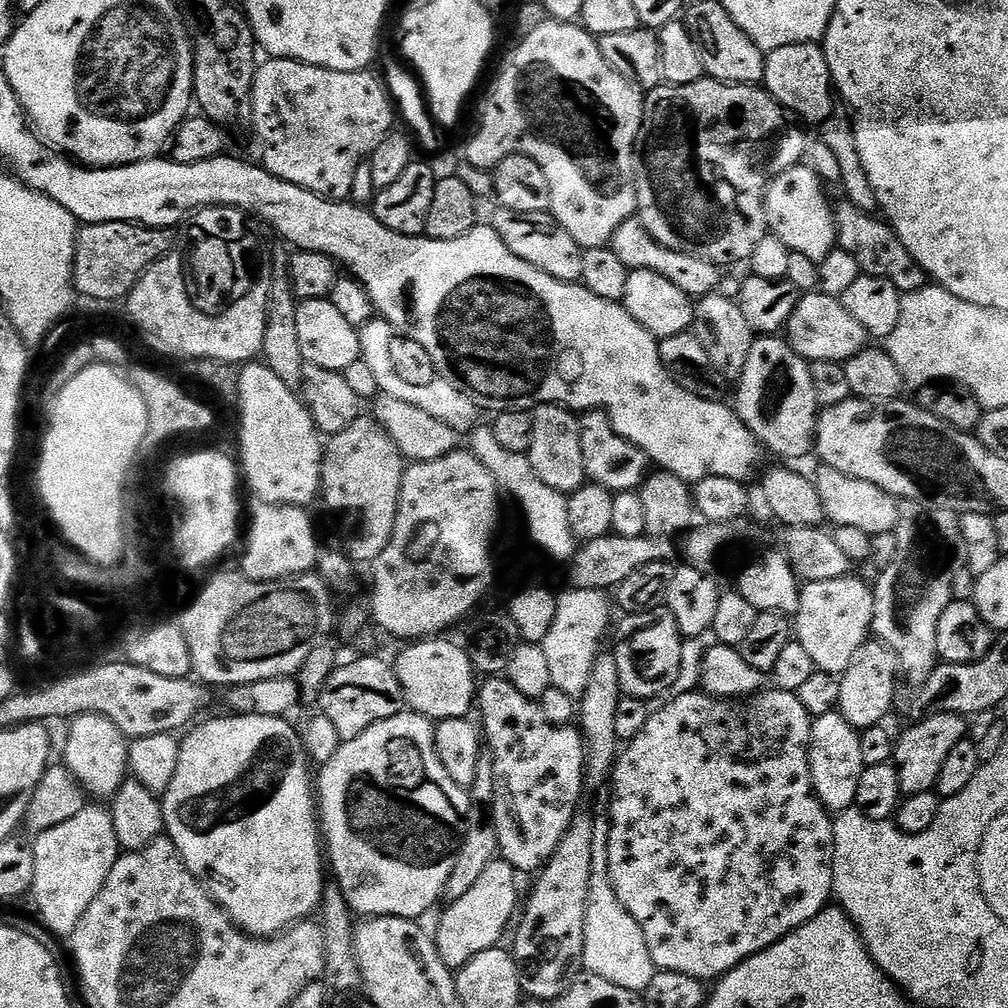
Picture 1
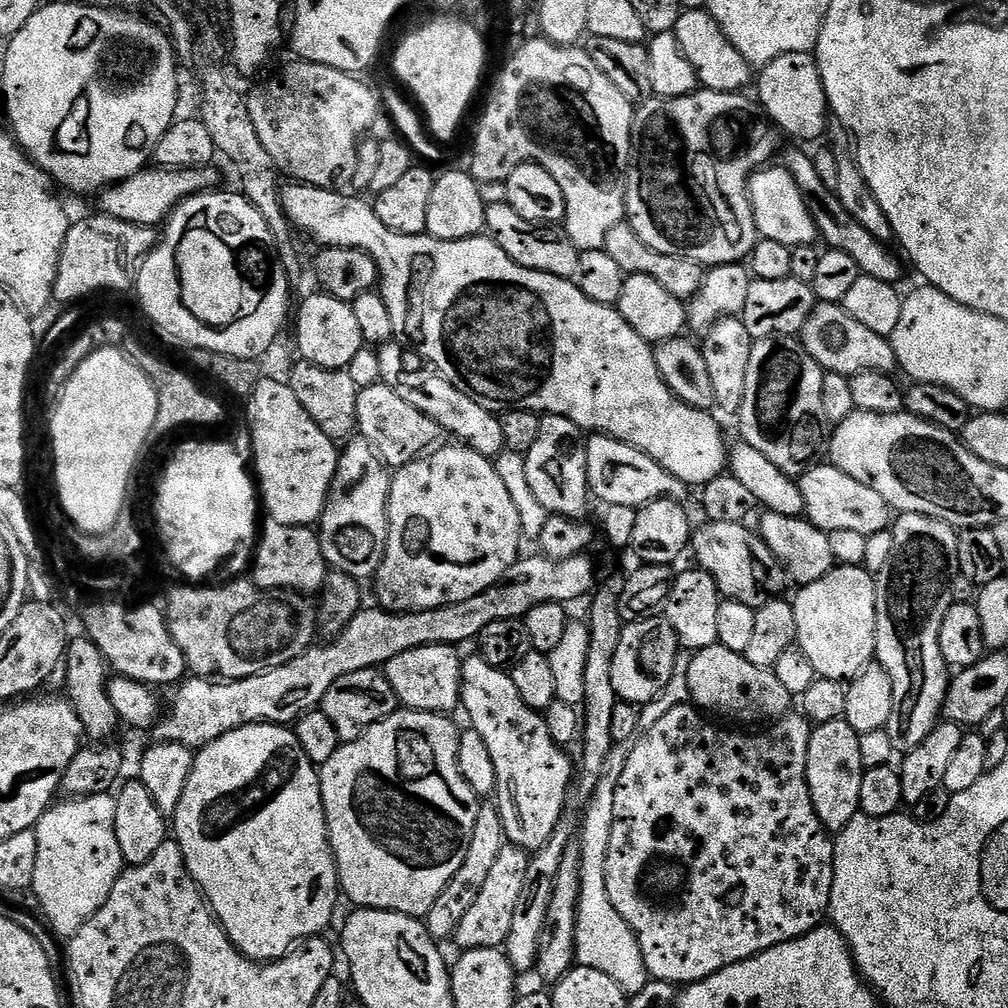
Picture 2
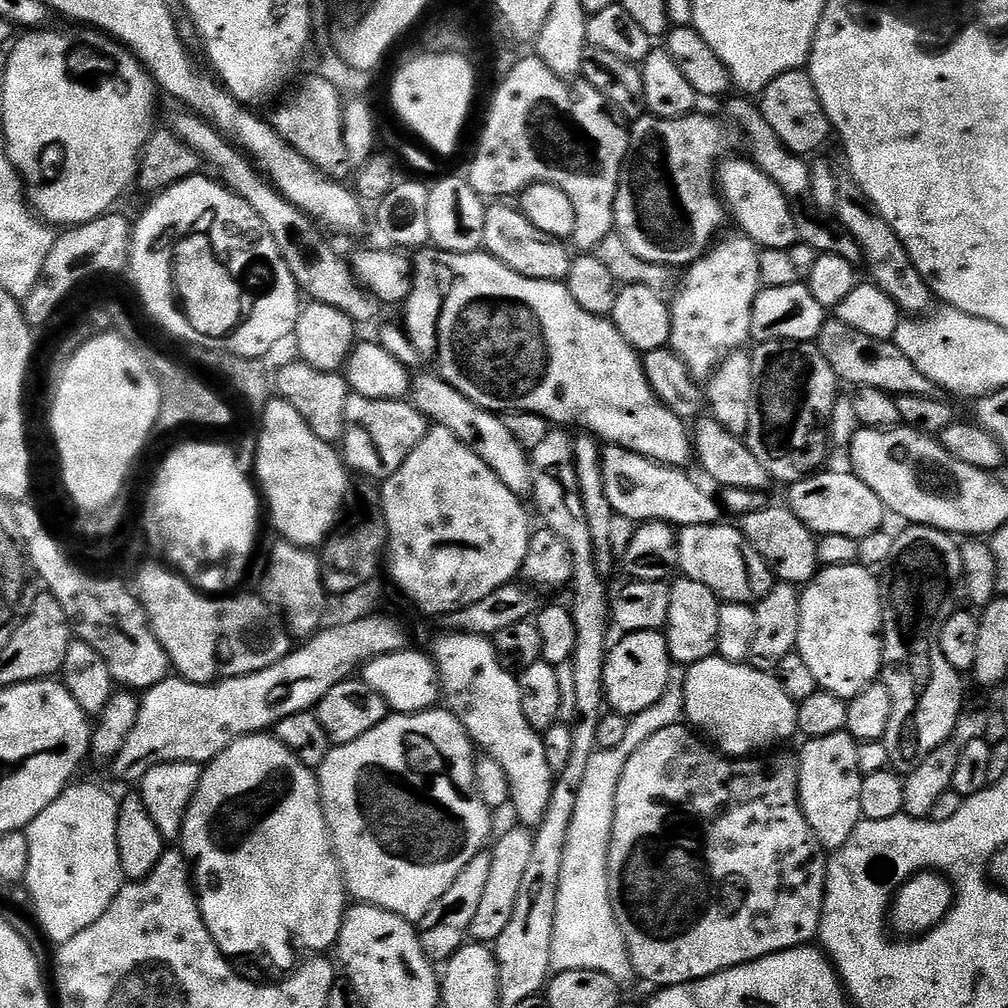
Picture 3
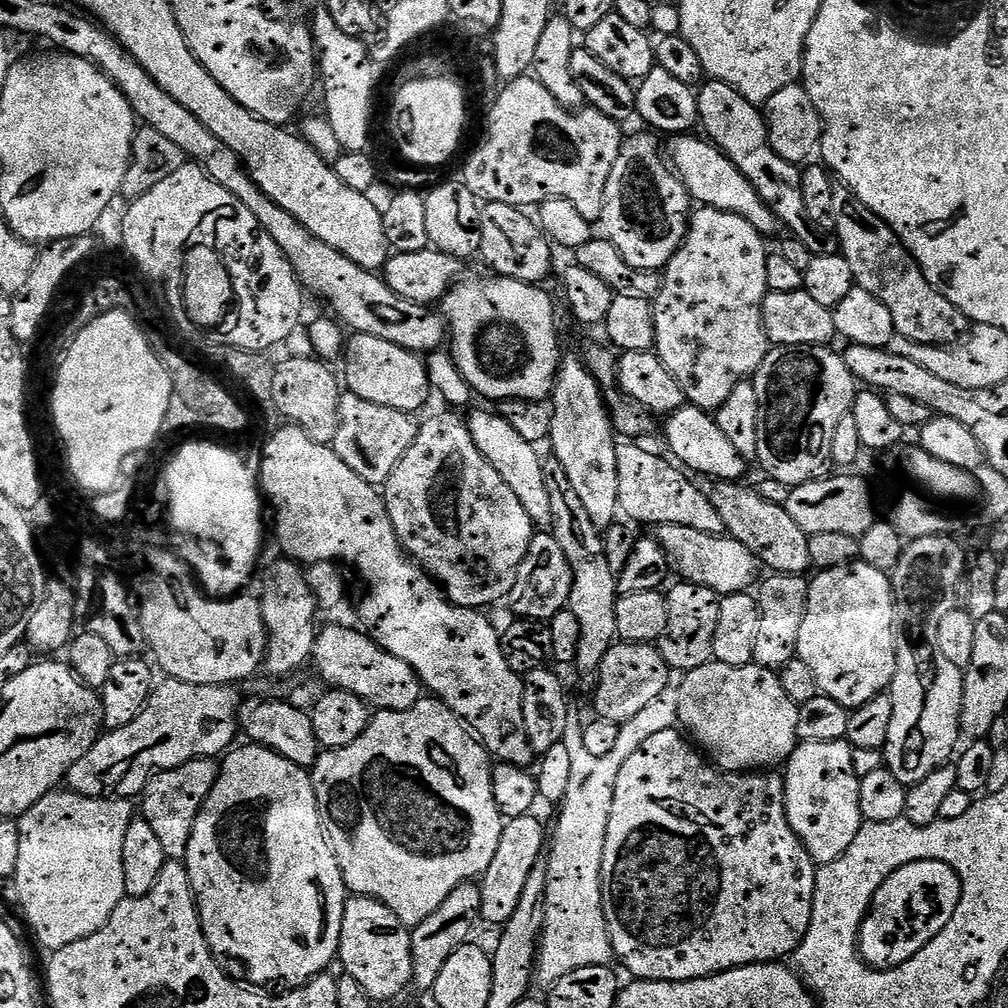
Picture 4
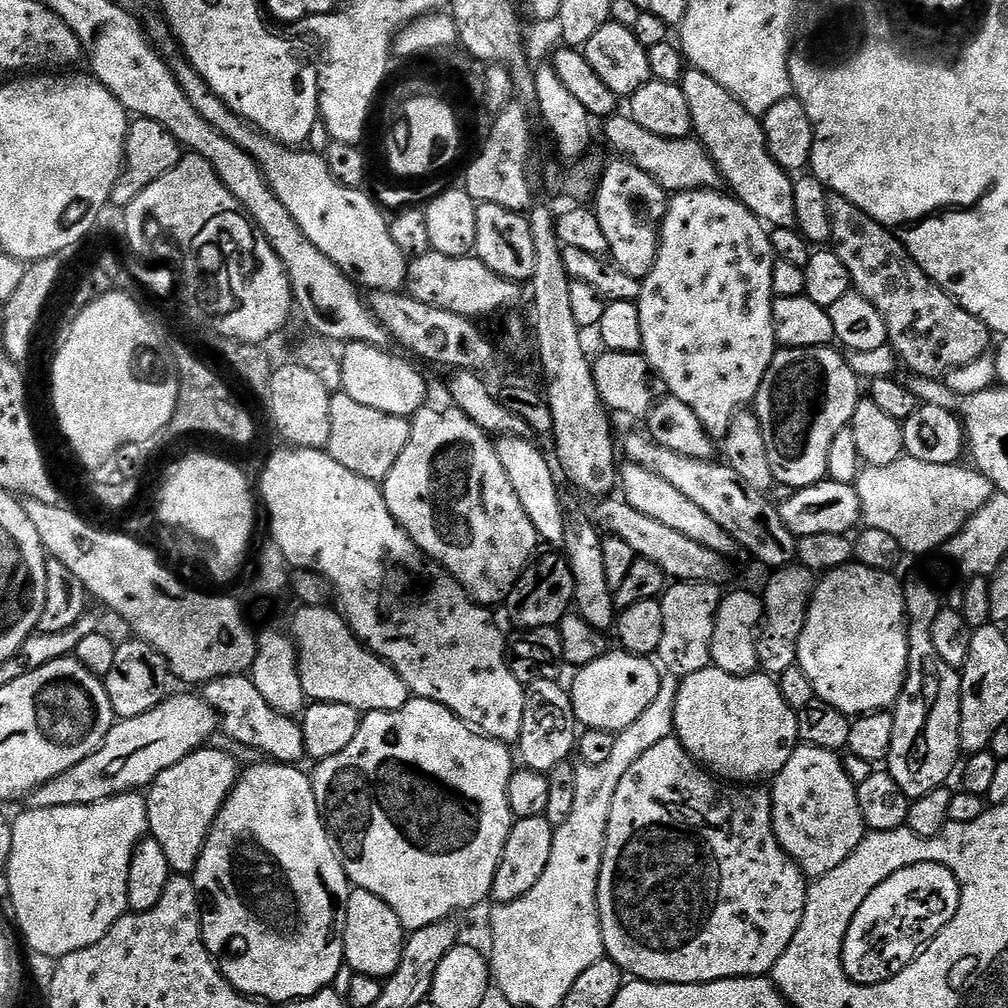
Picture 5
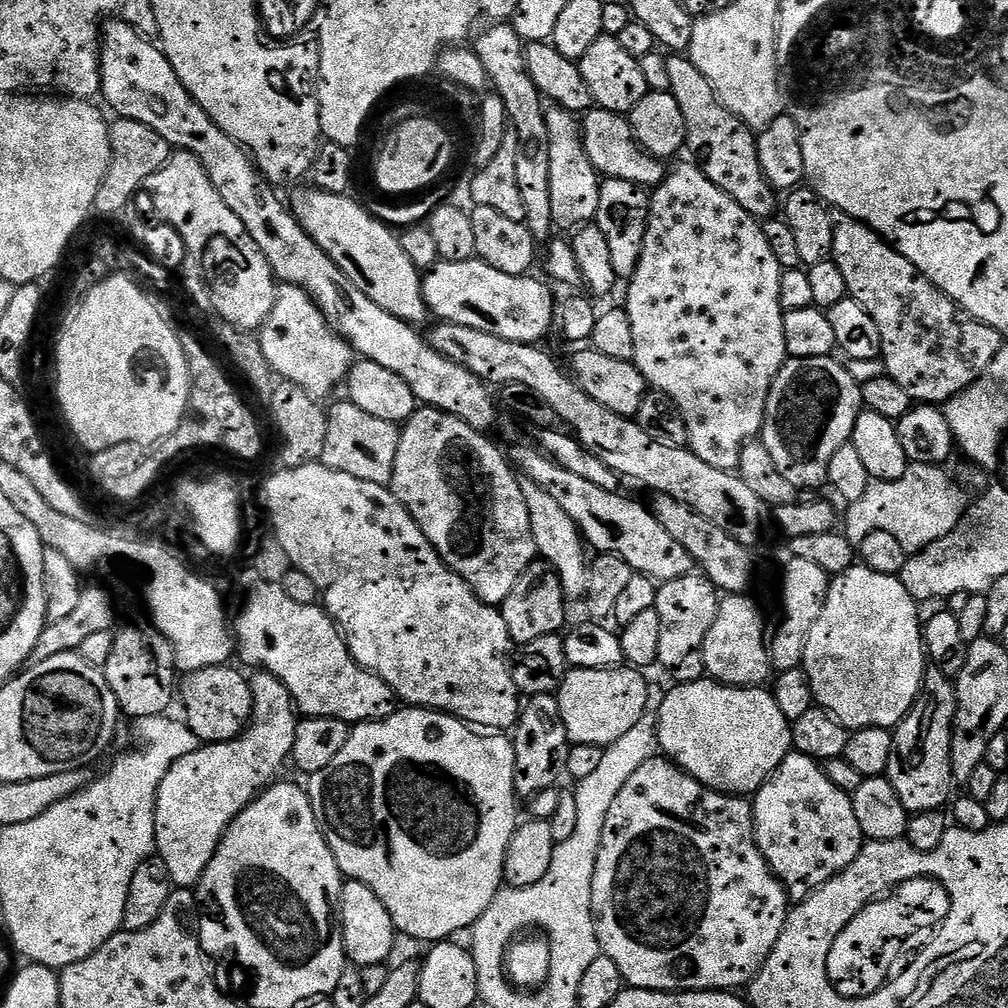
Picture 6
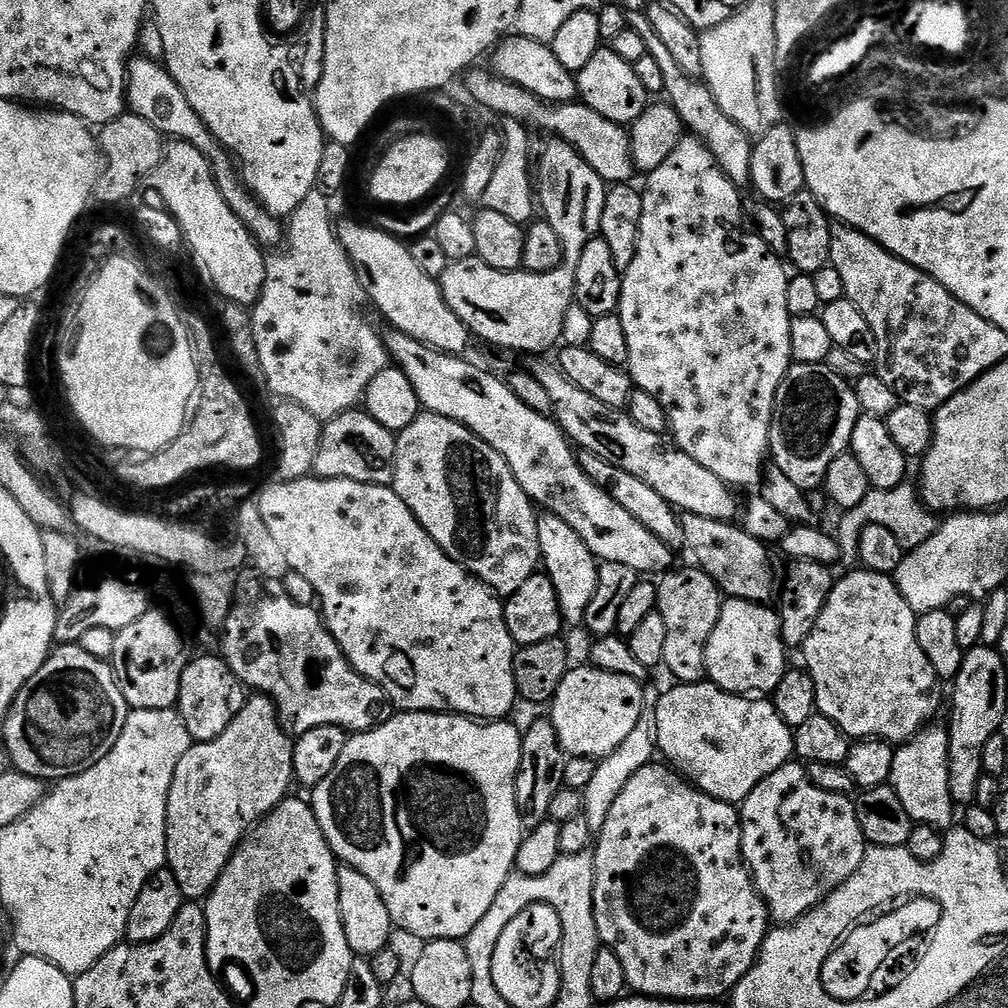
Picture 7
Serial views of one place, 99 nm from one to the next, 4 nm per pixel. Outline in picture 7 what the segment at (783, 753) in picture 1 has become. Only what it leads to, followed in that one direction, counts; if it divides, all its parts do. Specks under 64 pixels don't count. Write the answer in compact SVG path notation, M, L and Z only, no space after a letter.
M653 762L646 765L642 770L638 770L638 774L630 778L630 782L626 782L622 794L614 798L614 806L610 806L610 814L606 814L606 822L595 837L594 890L592 891L594 922L598 926L601 945L609 948L614 954L618 954L618 962L622 962L622 970L626 970L626 982L633 993L651 996L658 1000L694 1000L697 1002L716 1000L719 996L727 997L732 989L738 986L738 982L742 982L744 975L756 965L762 942L770 931L768 907L758 894L748 865L744 863L739 807L701 792L681 773L659 763Z

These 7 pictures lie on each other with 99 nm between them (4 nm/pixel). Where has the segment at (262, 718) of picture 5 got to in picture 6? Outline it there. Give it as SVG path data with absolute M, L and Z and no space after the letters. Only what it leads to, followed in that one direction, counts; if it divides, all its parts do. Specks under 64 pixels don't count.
M219 664L187 673L178 684L178 700L184 703L183 719L204 744L235 740L253 719L252 685L249 677L228 664Z

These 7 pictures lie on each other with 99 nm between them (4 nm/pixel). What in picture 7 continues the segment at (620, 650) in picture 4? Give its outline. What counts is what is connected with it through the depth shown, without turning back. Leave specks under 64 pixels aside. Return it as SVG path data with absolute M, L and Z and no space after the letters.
M591 666L573 667L562 678L554 698L550 701L550 709L552 708L550 719L558 734L562 750L568 756L585 756L591 760L609 756L614 750L618 750L618 746L626 742L634 726L638 726L638 718L642 718L645 691L645 685L632 676L614 674Z

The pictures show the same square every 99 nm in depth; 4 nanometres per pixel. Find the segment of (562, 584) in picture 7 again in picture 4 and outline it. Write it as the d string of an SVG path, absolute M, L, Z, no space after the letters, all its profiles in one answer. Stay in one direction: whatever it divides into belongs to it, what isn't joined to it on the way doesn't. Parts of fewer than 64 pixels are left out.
M499 411L476 412L473 416L467 417L470 438L474 438L474 446L502 474L502 482L518 494L526 514L530 514L533 525L548 530L552 527L552 507L550 506L550 490L546 490L546 478L544 477L544 460L539 456L537 445L526 442L506 418L500 416Z

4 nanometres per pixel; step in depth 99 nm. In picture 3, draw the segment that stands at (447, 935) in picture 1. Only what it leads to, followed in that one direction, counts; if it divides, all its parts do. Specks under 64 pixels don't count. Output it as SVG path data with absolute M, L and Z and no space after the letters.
M515 827L509 832L502 833L501 836L499 833L490 848L492 854L490 879L478 905L474 922L470 922L470 930L468 931L469 937L478 944L495 945L498 934L502 934L502 930L506 930L506 925L510 923L510 917L514 915L514 905L518 903L518 893L522 886L524 871L527 869L534 842L532 841L532 832L527 827Z

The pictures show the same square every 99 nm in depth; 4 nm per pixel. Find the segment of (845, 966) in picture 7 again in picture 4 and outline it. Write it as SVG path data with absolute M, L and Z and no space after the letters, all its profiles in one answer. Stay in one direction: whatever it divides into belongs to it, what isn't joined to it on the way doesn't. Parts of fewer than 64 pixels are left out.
M919 860L894 870L894 874L890 874L890 878L882 882L878 894L874 894L860 927L860 957L870 968L877 970L897 968L902 966L902 962L910 962L910 958L914 958L914 954L918 954L918 950L925 948L935 936L942 934L942 930L946 930L946 922L954 918L954 910L958 910L960 901L960 886L958 874L950 866L946 866L946 862Z

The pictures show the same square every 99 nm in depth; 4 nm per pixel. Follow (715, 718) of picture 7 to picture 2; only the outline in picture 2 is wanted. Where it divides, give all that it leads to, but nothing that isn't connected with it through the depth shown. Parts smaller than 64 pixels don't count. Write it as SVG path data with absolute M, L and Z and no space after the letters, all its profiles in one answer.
M716 643L714 646L710 646L709 648L703 648L701 652L697 652L692 656L689 668L689 694L691 703L695 705L695 707L703 710L705 713L721 712L724 716L772 716L768 718L779 718L791 709L788 708L791 704L792 707L794 704L794 698L790 694L790 690L786 690L786 686L782 686L782 682L778 682L778 678L776 677L776 673L773 669L763 668L762 666L754 666L754 662L747 660L746 657L744 657L743 652L735 652L726 646L722 646L720 643Z

